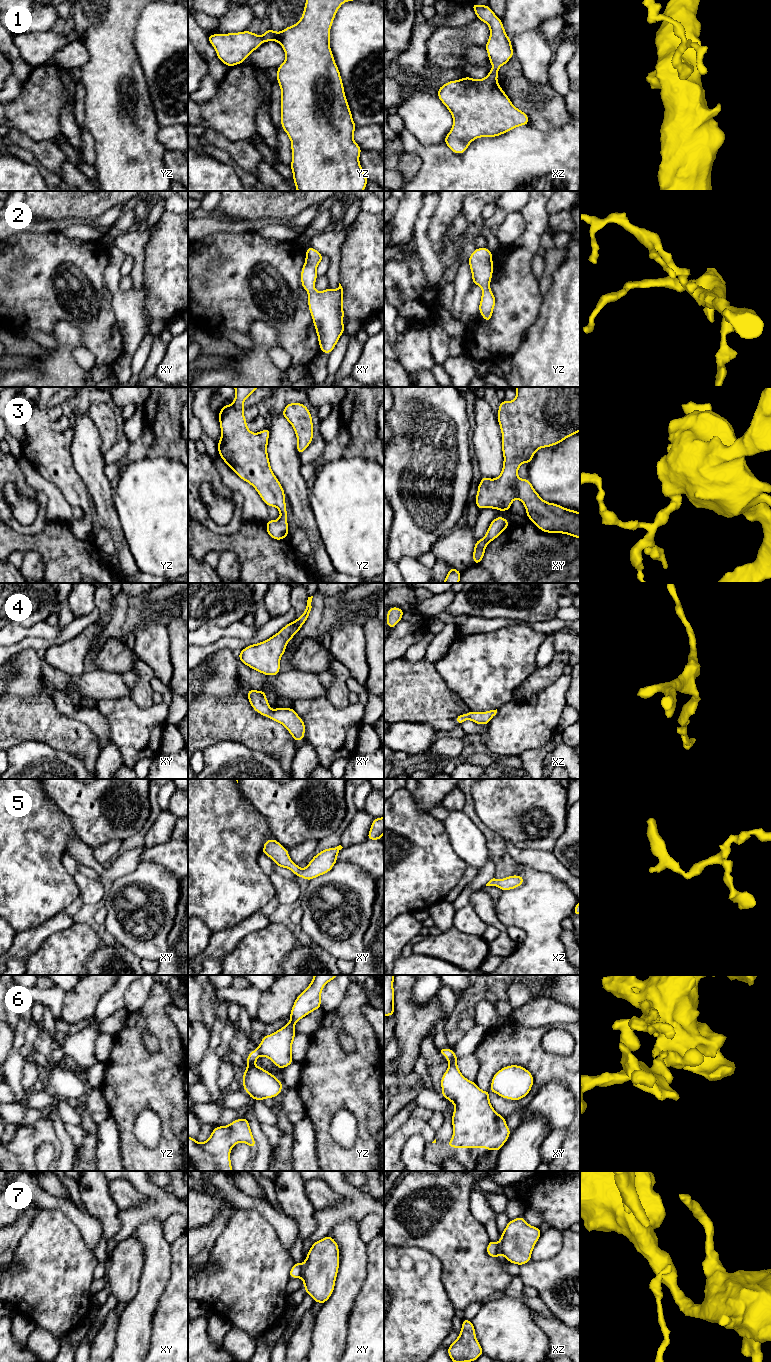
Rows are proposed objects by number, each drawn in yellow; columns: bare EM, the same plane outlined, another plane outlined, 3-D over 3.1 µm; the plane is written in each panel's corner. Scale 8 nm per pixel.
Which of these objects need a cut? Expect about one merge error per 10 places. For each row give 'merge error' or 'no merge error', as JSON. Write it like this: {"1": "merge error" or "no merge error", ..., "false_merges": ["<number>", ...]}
{"1": "no merge error", "2": "no merge error", "3": "no merge error", "4": "no merge error", "5": "no merge error", "6": "no merge error", "7": "merge error", "false_merges": ["7"]}

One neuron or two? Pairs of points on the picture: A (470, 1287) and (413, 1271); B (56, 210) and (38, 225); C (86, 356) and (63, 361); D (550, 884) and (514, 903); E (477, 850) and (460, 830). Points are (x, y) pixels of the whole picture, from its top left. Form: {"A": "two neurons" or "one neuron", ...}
{"A": "two neurons", "B": "two neurons", "C": "two neurons", "D": "one neuron", "E": "one neuron"}

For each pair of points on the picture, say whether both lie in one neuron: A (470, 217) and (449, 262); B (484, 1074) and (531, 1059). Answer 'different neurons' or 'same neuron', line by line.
A: different neurons
B: same neuron

